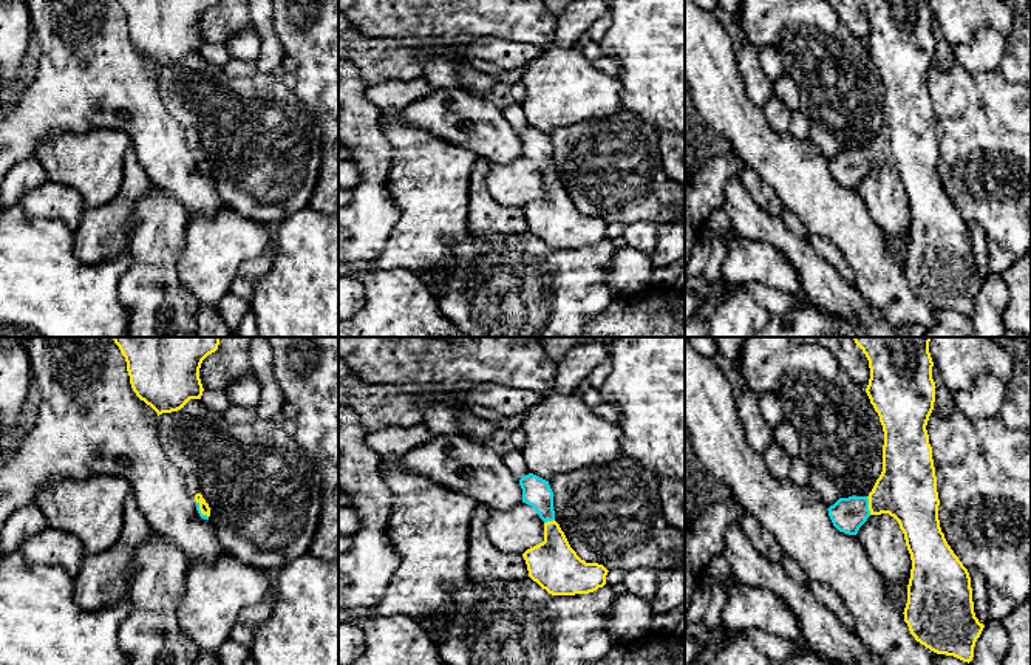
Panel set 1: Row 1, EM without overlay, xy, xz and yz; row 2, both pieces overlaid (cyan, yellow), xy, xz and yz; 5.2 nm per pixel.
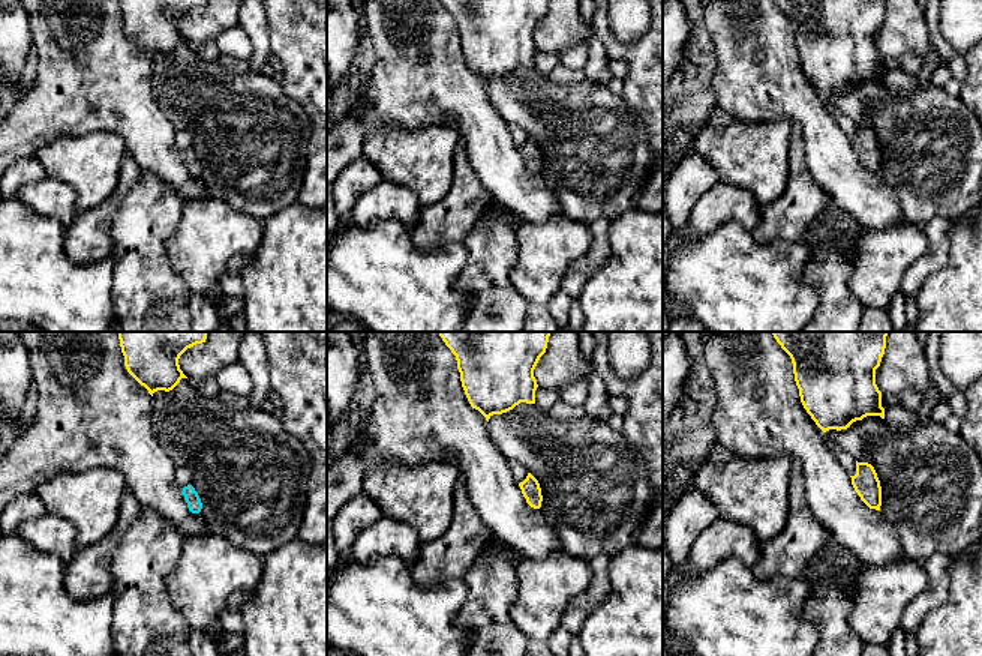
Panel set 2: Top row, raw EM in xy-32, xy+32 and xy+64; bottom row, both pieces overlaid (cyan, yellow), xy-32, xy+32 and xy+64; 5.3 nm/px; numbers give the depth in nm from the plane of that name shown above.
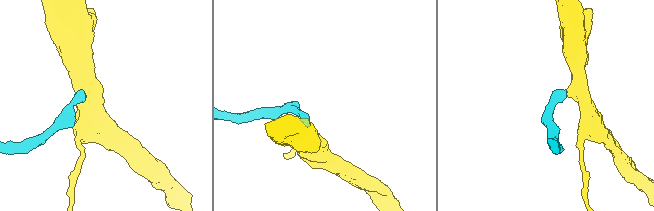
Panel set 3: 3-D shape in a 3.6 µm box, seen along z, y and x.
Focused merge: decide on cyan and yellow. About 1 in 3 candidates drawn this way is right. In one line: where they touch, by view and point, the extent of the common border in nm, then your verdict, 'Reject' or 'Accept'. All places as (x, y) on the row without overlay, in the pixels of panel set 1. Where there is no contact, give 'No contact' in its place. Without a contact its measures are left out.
Touches cyan at yz (867, 160). Shared border 100 nm. Accept

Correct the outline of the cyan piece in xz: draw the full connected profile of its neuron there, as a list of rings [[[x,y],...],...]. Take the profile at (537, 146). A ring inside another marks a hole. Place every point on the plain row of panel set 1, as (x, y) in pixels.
[[[529,127],[519,133],[522,156],[532,159],[544,175],[544,195],[522,210],[529,230],[552,249],[589,247],[606,238],[607,223],[586,217],[570,201],[555,175],[553,145],[549,135]]]

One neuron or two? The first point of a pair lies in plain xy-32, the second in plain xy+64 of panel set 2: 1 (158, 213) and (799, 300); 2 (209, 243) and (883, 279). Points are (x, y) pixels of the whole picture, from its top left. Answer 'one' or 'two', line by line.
1: two
2: one

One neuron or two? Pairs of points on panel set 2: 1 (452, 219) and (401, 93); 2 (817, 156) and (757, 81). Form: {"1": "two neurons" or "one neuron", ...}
{"1": "two neurons", "2": "one neuron"}

